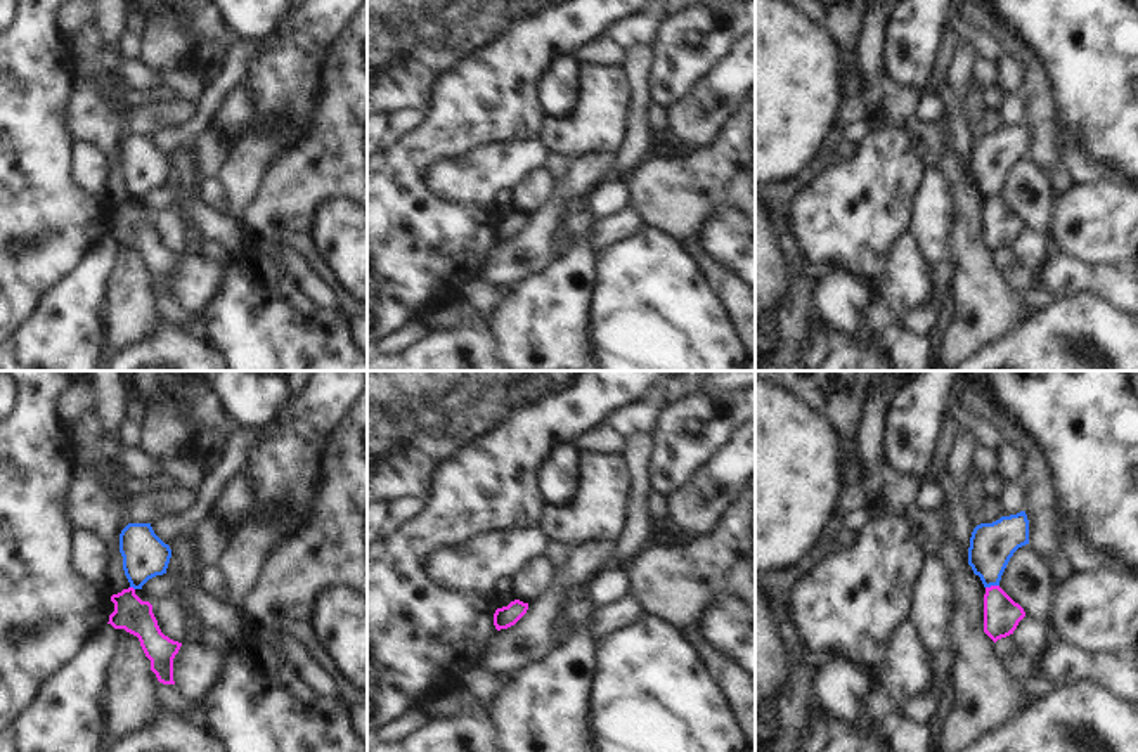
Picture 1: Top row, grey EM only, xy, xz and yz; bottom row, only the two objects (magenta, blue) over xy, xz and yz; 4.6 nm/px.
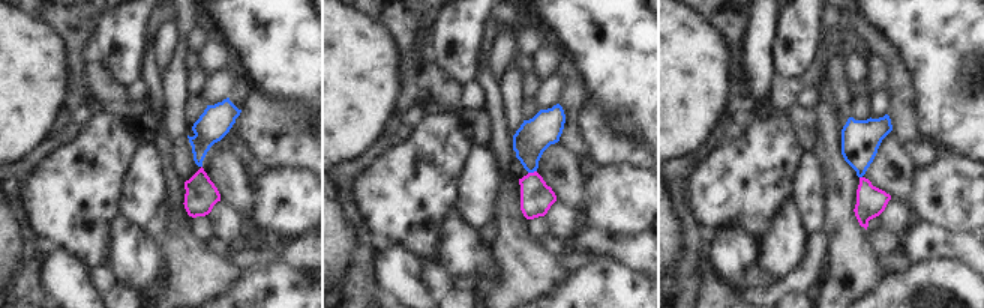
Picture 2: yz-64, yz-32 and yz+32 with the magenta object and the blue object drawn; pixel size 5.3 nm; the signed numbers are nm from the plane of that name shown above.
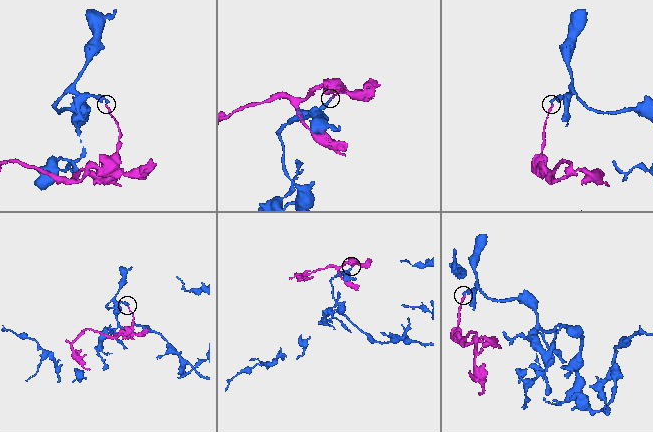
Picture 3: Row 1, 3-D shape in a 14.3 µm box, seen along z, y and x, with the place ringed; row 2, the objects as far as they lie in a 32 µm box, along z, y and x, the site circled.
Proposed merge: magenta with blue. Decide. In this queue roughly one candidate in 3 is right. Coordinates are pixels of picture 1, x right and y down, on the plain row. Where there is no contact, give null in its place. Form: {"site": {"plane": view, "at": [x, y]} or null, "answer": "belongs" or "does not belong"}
{"site": {"plane": "yz", "at": [991, 198]}, "answer": "does not belong"}

